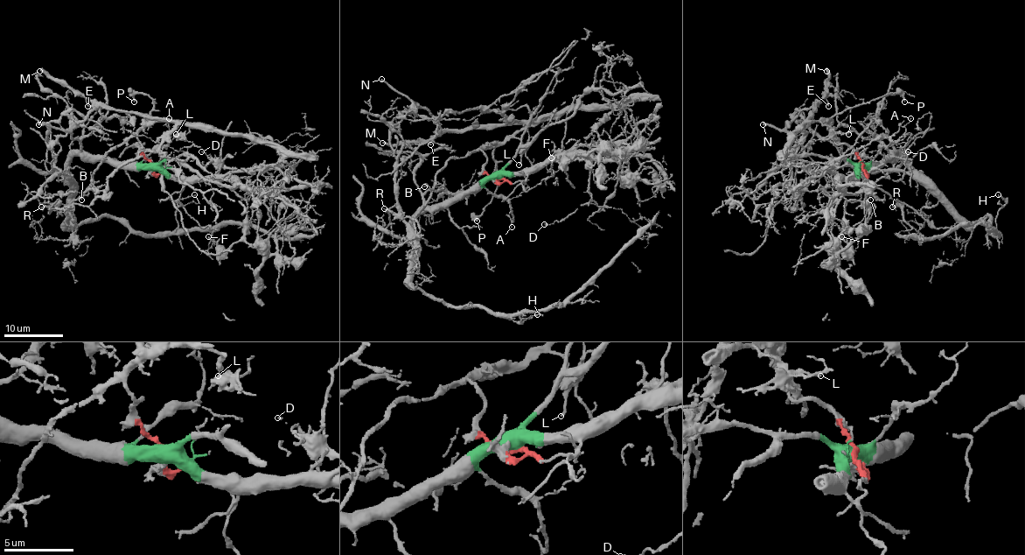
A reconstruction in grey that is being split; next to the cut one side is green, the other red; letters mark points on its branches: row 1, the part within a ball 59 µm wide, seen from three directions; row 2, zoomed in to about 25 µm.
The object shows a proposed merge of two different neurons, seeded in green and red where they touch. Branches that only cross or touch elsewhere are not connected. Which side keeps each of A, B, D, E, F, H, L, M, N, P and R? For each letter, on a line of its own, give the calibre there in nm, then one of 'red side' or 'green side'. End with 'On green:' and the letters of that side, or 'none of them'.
A: 100 nm thick; green side
B: 70 nm thick; red side
D: 140 nm thick; green side
E: 140 nm thick; red side
F: 180 nm thick; green side
H: 70 nm thick; green side
L: 170 nm thick; red side
M: 420 nm thick; red side
N: 280 nm thick; red side
P: 200 nm thick; red side
R: 220 nm thick; red side
On green: A, D, F, H

